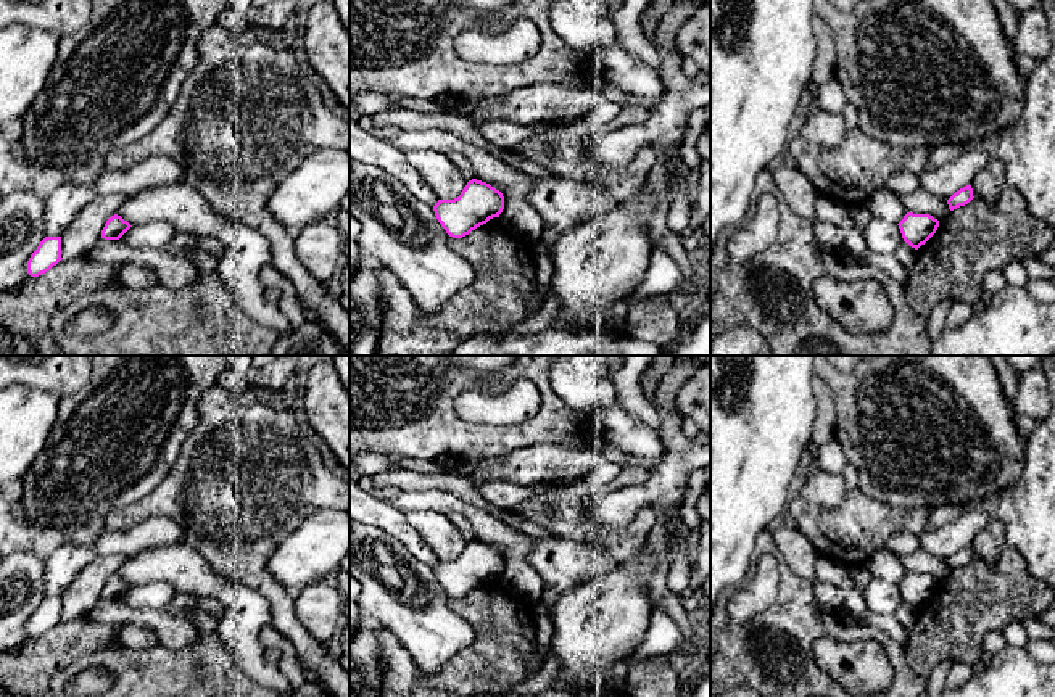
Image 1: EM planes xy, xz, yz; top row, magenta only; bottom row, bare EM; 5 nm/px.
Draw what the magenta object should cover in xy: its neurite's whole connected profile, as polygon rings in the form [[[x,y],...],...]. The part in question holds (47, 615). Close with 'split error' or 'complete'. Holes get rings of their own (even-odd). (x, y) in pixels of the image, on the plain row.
[[[45,597],[27,621],[27,634],[31,637],[39,637],[61,620],[61,597]]]; complete

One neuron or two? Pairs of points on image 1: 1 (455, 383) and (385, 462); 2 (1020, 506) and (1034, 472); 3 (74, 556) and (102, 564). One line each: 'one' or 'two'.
1: two
2: one
3: two

